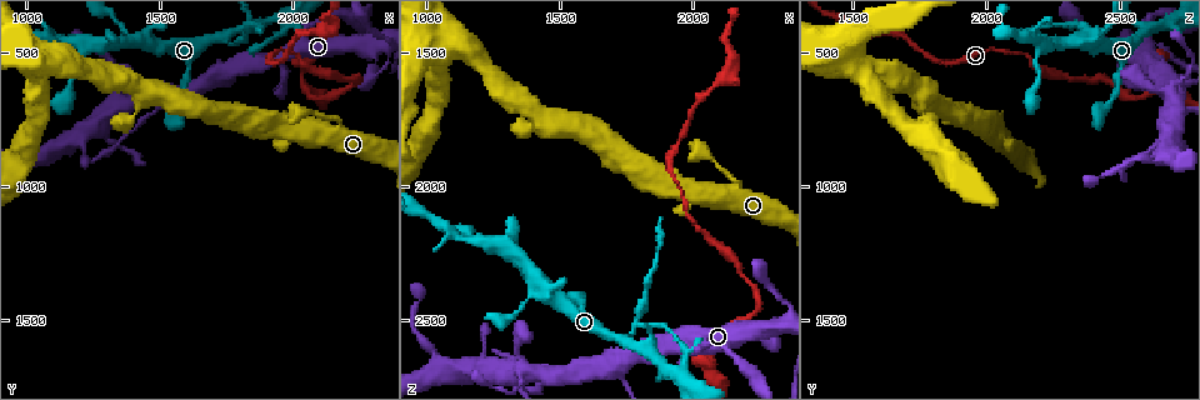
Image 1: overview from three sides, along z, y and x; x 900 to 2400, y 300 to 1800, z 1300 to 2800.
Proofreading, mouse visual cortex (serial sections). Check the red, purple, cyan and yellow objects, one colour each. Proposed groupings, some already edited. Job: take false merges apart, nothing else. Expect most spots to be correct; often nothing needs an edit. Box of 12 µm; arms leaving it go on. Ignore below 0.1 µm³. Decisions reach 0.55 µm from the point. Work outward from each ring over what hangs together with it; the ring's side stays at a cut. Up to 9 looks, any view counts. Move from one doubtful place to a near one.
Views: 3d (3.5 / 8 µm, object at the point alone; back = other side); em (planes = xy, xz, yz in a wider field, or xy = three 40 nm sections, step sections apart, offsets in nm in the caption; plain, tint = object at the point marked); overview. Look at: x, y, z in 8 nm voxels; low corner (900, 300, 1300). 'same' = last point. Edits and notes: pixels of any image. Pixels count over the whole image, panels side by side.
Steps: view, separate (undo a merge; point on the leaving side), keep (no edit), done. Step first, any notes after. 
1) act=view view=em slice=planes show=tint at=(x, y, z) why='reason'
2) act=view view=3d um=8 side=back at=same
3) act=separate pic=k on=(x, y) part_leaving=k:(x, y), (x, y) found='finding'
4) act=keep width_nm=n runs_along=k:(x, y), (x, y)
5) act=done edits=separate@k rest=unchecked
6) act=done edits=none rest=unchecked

act=view view=3d um=3.5 at=(2180, 750, 1990) why='abrupt turn'

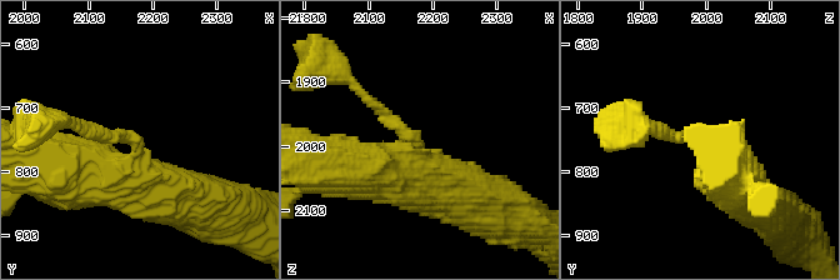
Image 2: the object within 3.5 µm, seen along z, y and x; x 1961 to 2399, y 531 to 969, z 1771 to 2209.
act=view view=em slice=planes show=tint at=(2170, 760, 1995) why='need the tissue'

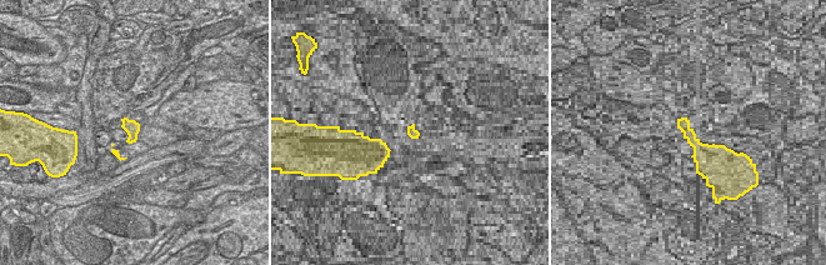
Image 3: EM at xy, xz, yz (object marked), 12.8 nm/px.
act=keep arm_widths_nm=150,600 runs_along=2:(416, 183), (394, 176), (416, 141), (355, 86) found='one cell here'

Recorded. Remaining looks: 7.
act=view view=3d um=3.5 side=back at=(2320, 470, 2520) why='sharp bend'

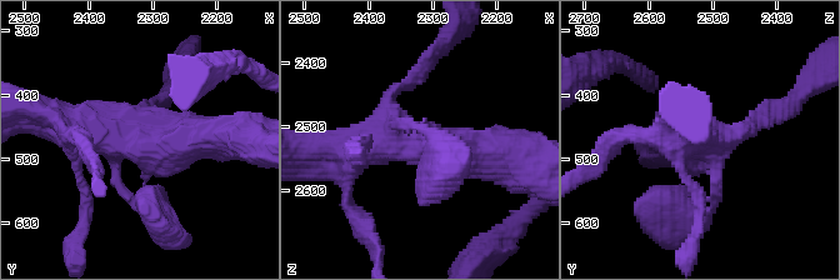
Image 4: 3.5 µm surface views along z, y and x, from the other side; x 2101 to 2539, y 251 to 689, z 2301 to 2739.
act=view view=em slice=xy step=2 show=tint at=(2320, 475, 2525) arms=4 arm_widths_nm=150,200,350,500 why='need the tissue'

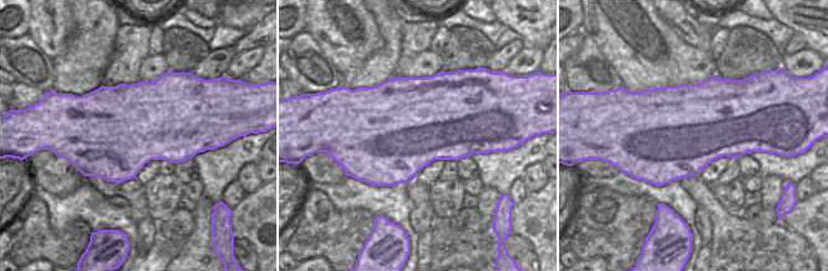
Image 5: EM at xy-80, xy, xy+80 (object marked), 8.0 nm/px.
act=keep runs_along=4:(221, 136), (114, 140), (125, 194) found='all the same cell'

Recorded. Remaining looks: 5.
act=view view=3d um=3.5 at=(1740, 440, 2580) why='four arms meet'

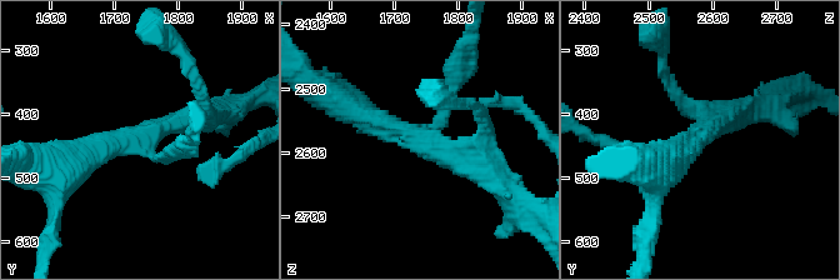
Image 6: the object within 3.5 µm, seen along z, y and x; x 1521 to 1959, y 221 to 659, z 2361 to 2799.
act=keep arm_widths_nm=200,250,250,350 runs_along=6:(349, 103), (490, 173) found='all the same cell'

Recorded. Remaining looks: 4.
act=view view=3d um=3.5 at=(1460, 460, 2390) why='branch point'

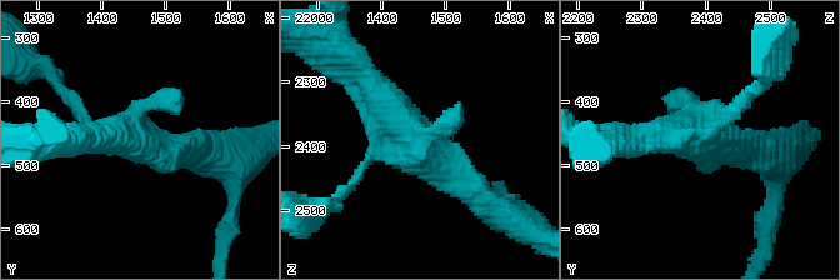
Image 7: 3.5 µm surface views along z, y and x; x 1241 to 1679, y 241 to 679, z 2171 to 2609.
act=view view=em slice=xy step=1 show=tint at=(1455, 460, 2395)

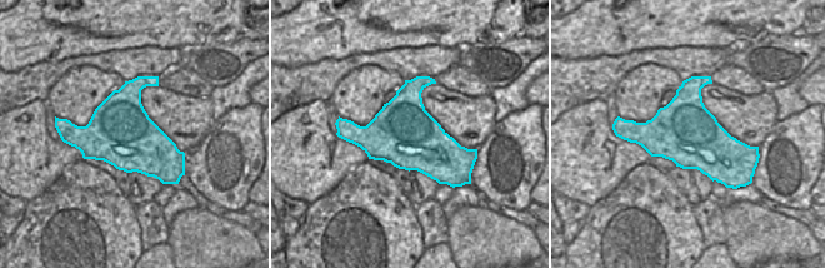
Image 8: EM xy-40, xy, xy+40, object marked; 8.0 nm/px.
act=keep width_nm=500 runs_along=7:(485, 201), (413, 141), (370, 80) found='continuous, no second cell'

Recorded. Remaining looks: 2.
act=done edits=none rest=unchecked

